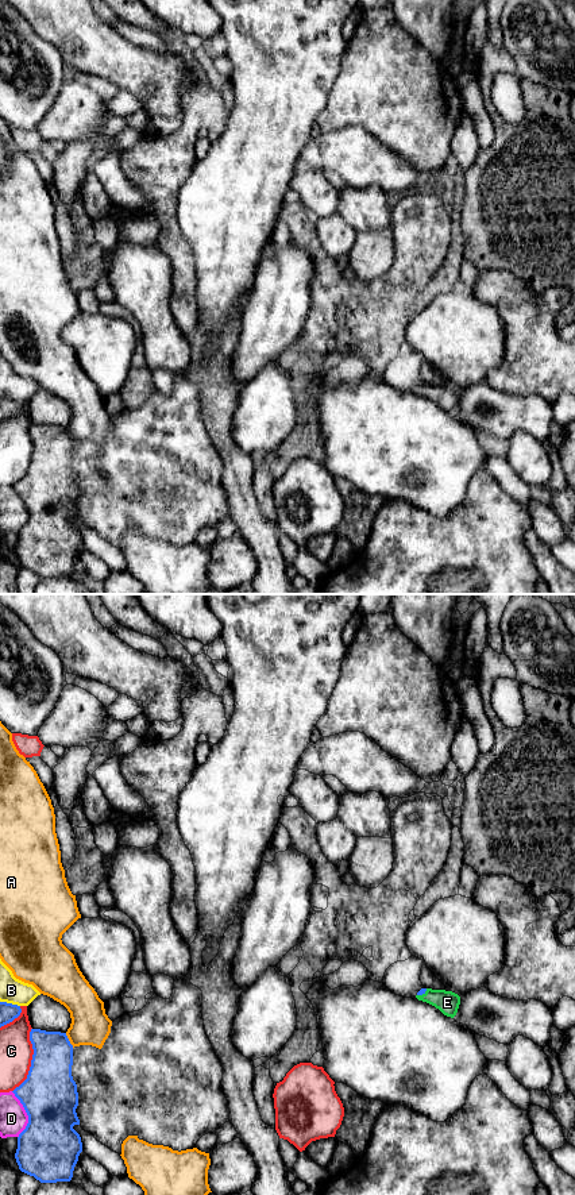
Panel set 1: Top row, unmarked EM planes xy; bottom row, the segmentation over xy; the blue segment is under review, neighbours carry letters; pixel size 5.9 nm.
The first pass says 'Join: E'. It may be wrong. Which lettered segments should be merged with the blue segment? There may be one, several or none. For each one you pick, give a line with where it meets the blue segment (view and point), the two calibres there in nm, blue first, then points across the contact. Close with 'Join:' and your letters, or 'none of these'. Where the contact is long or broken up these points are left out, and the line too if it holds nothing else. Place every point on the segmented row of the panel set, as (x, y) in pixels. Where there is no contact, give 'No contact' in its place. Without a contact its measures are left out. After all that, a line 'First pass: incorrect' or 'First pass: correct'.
E: Touches blue at xy (421, 994). Thickness 40 nm (blue) against 140 nm. Path across: xy (421, 991), (421, 994), (447, 1002)
Join: E
First pass: correct

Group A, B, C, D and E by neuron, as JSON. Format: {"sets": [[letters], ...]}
{"sets": [["A"], ["B"], ["C"], ["D"], ["E"]]}

